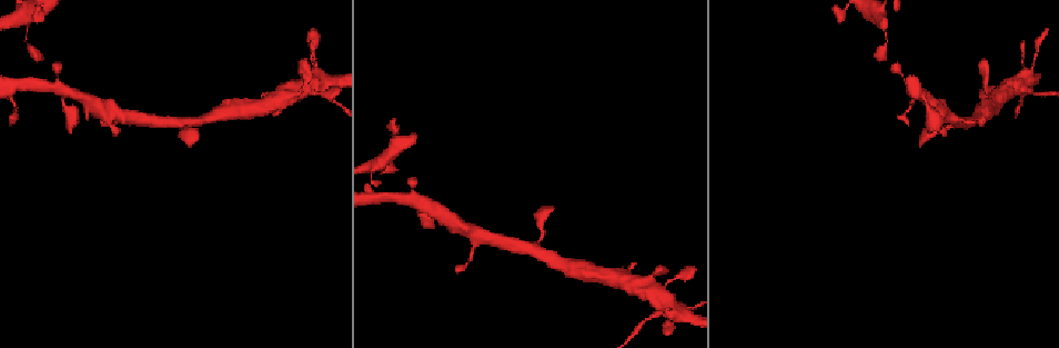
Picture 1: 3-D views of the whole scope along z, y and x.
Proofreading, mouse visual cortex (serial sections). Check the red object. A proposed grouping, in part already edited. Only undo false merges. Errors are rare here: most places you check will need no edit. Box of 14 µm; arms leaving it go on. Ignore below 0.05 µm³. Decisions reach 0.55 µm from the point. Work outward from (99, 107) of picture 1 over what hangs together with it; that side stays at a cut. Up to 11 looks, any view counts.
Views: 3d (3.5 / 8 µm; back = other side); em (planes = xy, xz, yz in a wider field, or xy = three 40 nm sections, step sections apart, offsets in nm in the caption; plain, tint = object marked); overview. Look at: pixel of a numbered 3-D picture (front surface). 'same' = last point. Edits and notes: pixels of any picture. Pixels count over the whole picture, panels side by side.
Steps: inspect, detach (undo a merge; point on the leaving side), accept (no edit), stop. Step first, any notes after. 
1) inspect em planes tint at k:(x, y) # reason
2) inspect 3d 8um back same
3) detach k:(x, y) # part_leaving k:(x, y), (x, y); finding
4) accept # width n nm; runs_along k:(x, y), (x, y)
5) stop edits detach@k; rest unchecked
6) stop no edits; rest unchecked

inspect 3d 3.5um at 1:(479, 237) # arms part here

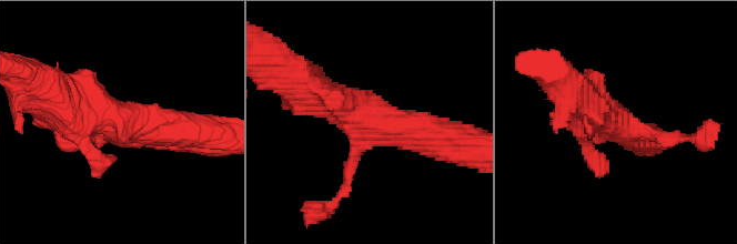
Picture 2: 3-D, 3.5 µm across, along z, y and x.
inspect em xy step 3 plain at 2:(617, 123) # shape alone is not enough

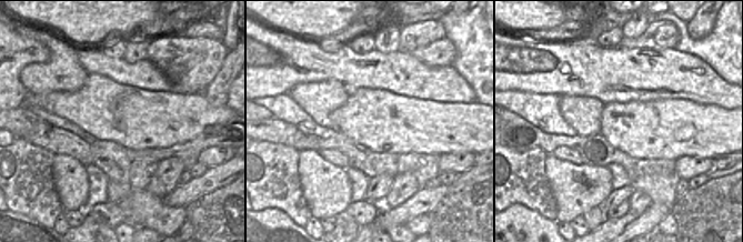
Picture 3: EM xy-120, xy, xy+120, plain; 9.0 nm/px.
inspect em xy step 3 tint same # where the object lies

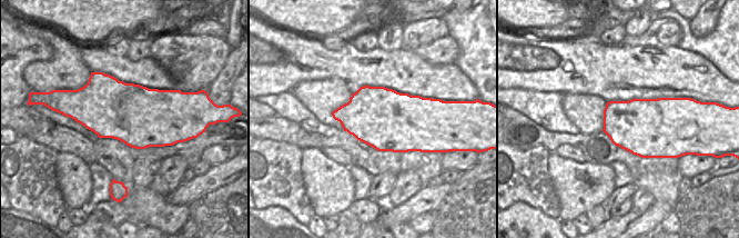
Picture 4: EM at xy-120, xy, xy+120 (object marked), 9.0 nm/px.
accept # runs_along 2:(311, 89), (400, 131), (444, 136); all the same cell

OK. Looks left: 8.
inspect 3d 3.5um at 1:(531, 249) # three-way junction

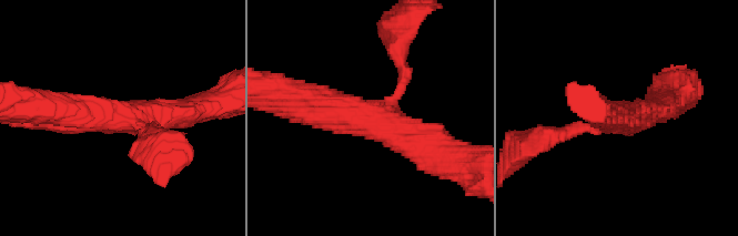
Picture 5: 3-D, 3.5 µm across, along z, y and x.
inspect em planes tint at 5:(129, 117) # arms 3; arm_widths 150, 450, 450 nm; need the tissue

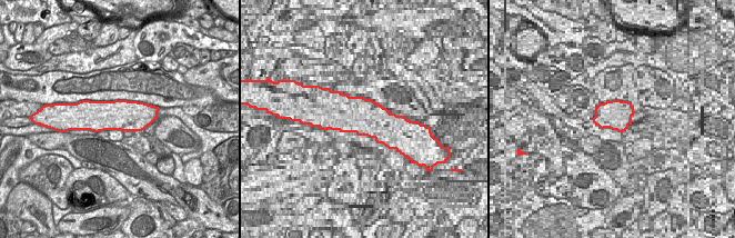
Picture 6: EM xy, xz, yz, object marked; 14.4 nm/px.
accept # runs_along 5:(310, 98), (443, 154); all the same cell

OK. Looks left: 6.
inspect 3d 3.5um at 1:(305, 92) # a narrow waist

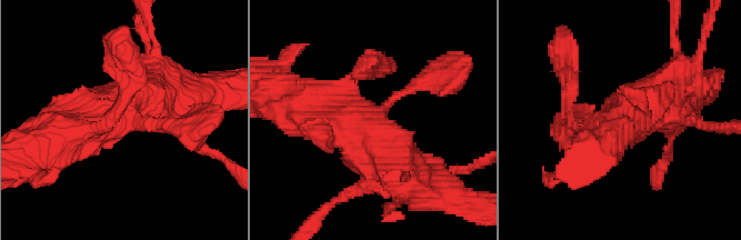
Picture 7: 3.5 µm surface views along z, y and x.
inspect em xy step 2 tint at 7:(126, 119)

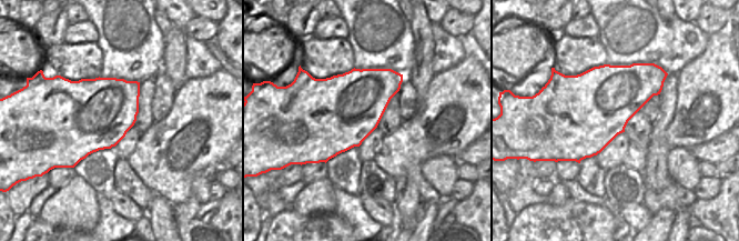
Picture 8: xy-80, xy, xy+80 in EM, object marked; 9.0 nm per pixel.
inspect em xy step 5 tint same # another direction

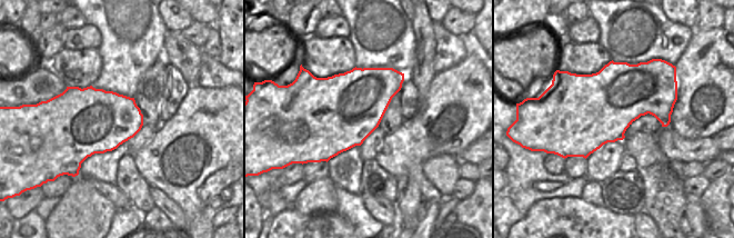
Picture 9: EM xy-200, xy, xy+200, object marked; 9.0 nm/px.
accept # one cell here

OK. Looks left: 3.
inspect 3d 3.5um at 1:(313, 58) # a narrow waist

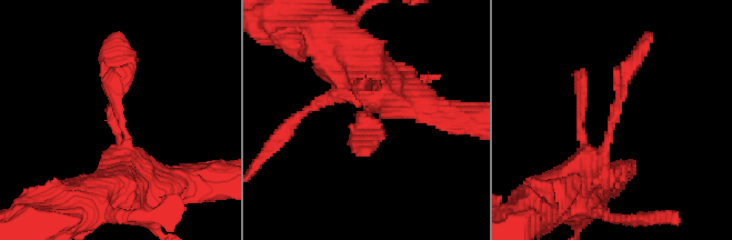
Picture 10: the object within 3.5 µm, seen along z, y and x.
inspect em planes tint at 10:(108, 103)

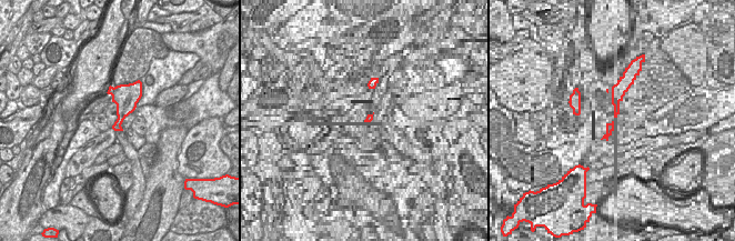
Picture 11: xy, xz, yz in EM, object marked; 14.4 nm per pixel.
accept # runs_along 10:(587, 167), (607, 149), (645, 37); one cell here

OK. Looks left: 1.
stop no edits; rest unchecked

